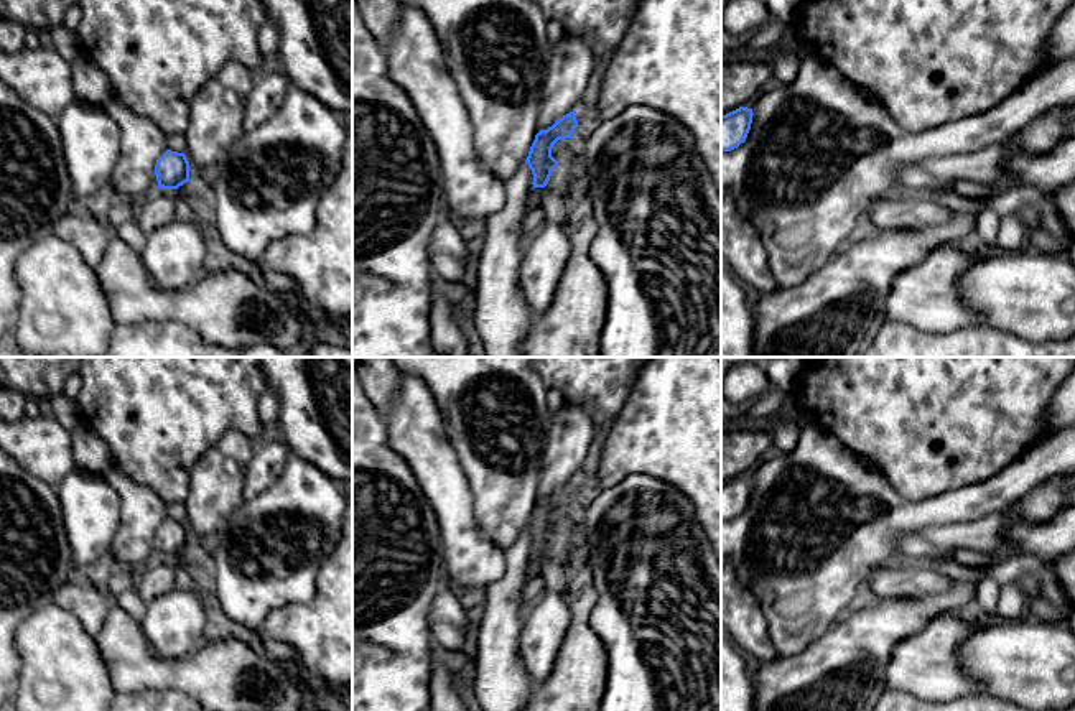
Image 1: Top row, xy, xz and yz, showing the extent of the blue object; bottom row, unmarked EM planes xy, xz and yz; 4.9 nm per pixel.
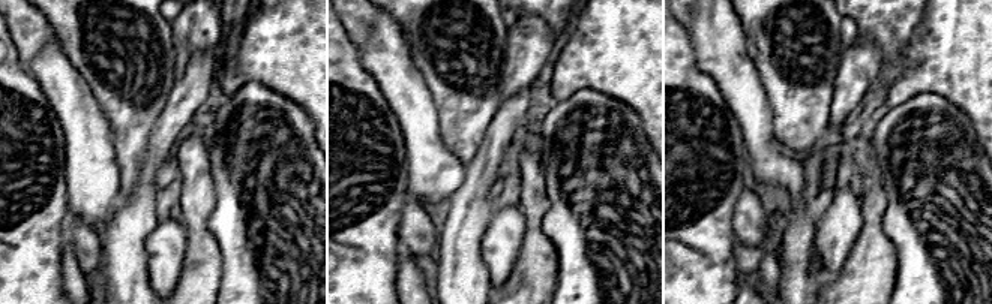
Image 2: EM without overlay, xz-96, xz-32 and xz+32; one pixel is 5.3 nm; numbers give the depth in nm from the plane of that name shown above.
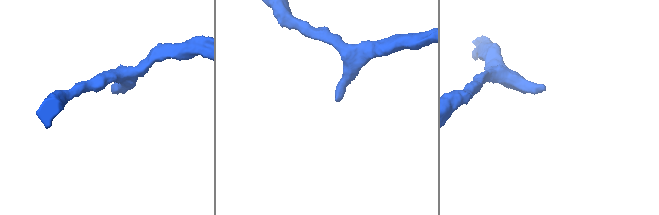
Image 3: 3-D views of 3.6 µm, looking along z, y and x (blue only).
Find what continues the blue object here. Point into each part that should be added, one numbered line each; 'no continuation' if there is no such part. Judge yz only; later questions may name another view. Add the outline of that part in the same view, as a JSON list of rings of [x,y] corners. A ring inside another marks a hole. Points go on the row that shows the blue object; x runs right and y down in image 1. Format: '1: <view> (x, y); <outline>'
no continuation

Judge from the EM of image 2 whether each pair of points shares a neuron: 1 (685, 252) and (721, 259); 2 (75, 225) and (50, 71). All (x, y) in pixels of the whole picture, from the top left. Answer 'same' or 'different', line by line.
1: same
2: different

